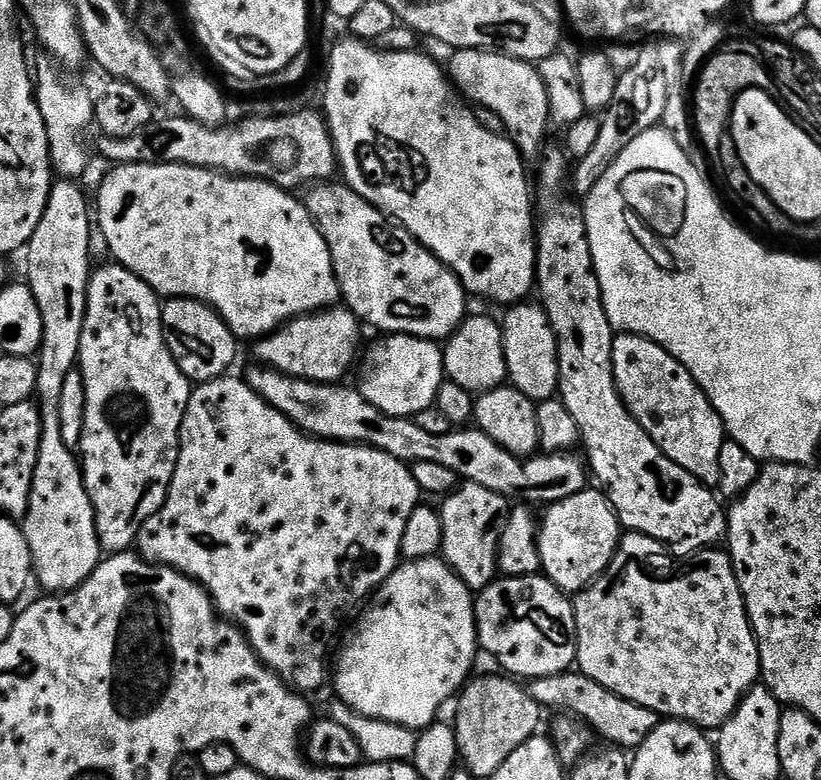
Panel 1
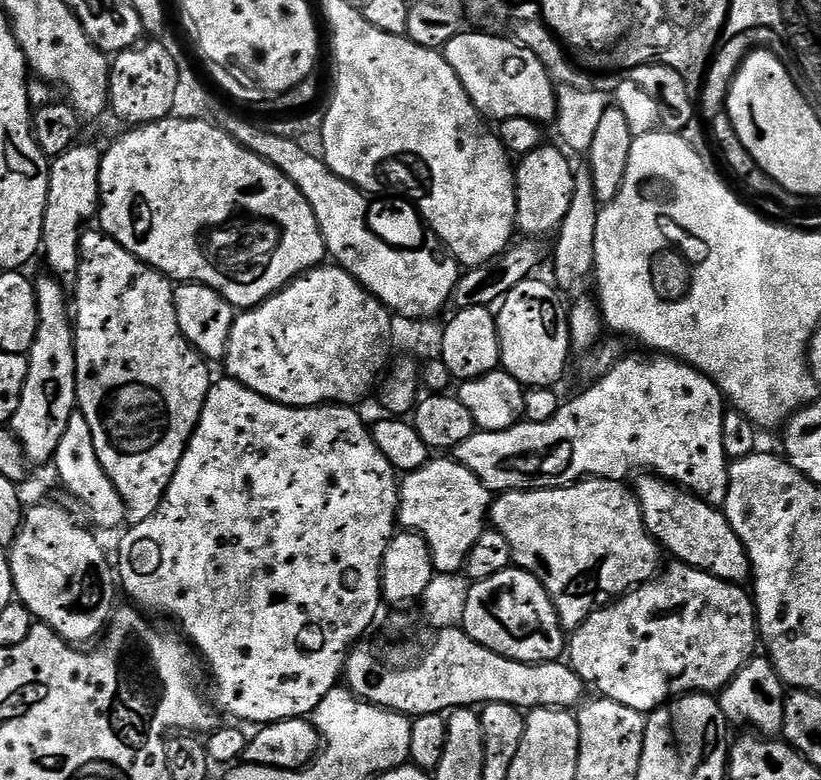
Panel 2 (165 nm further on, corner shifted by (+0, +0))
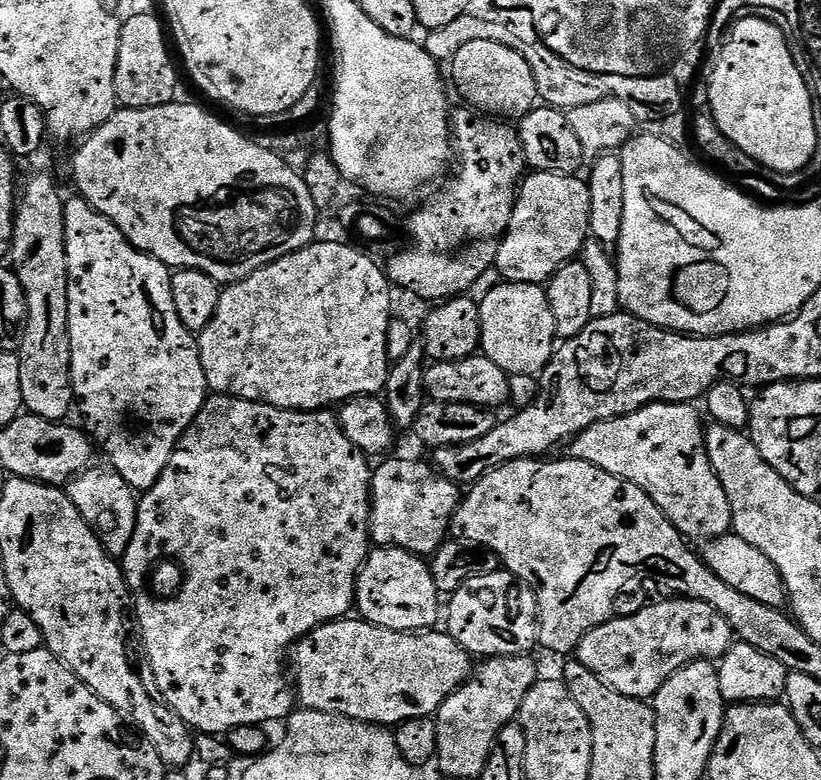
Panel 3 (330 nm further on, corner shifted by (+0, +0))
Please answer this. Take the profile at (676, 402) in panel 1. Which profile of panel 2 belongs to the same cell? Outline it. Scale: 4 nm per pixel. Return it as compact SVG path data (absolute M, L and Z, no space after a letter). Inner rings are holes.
M644 354L648 356L625 355L617 360L616 365L599 377L593 388L585 390L581 396L576 396L573 400L565 399L560 408L546 422L521 422L510 426L506 430L497 432L482 432L477 430L473 436L466 438L462 446L454 450L454 459L466 470L470 470L480 481L488 487L489 493L499 494L502 492L529 492L535 488L564 488L567 484L578 484L582 480L589 478L624 478L627 472L635 473L637 470L647 470L649 473L662 477L663 480L671 480L674 484L679 484L682 488L687 488L693 496L699 496L701 500L713 506L723 505L728 493L728 466L729 458L722 450L722 418L726 411L726 397L708 376L704 376L697 368L691 364L685 364L667 354Z

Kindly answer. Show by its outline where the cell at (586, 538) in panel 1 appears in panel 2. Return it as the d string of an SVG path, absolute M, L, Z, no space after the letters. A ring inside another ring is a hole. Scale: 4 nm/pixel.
M589 478L582 480L578 484L567 484L564 488L535 488L529 492L502 492L491 501L490 504L490 524L497 528L510 542L510 550L515 567L525 568L531 576L536 576L540 580L540 585L548 592L548 597L552 600L552 605L556 607L557 614L560 615L560 624L566 630L575 630L586 622L586 618L595 612L603 596L612 596L608 598L619 598L632 591L633 588L648 583L661 571L660 555L662 549L657 544L656 539L651 536L644 525L644 515L640 509L640 503L636 501L636 493L631 487L628 488L616 478Z

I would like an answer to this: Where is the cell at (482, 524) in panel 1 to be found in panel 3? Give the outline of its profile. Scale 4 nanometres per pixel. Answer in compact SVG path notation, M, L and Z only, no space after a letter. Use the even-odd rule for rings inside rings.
M387 460L380 462L385 464L377 463L372 473L372 513L368 523L371 543L382 548L401 548L421 558L431 557L449 539L452 519L462 499L461 485L440 475L431 463Z

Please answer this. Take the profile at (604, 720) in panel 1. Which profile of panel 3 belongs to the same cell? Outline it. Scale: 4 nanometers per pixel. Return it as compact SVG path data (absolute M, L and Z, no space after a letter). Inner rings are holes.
M363 618L352 619L332 620L292 645L290 672L294 677L294 692L301 709L338 714L367 724L395 726L414 718L435 717L442 702L446 702L450 694L468 683L474 671L473 657L462 646L458 646L458 642L454 642L447 631L399 632L374 626Z

